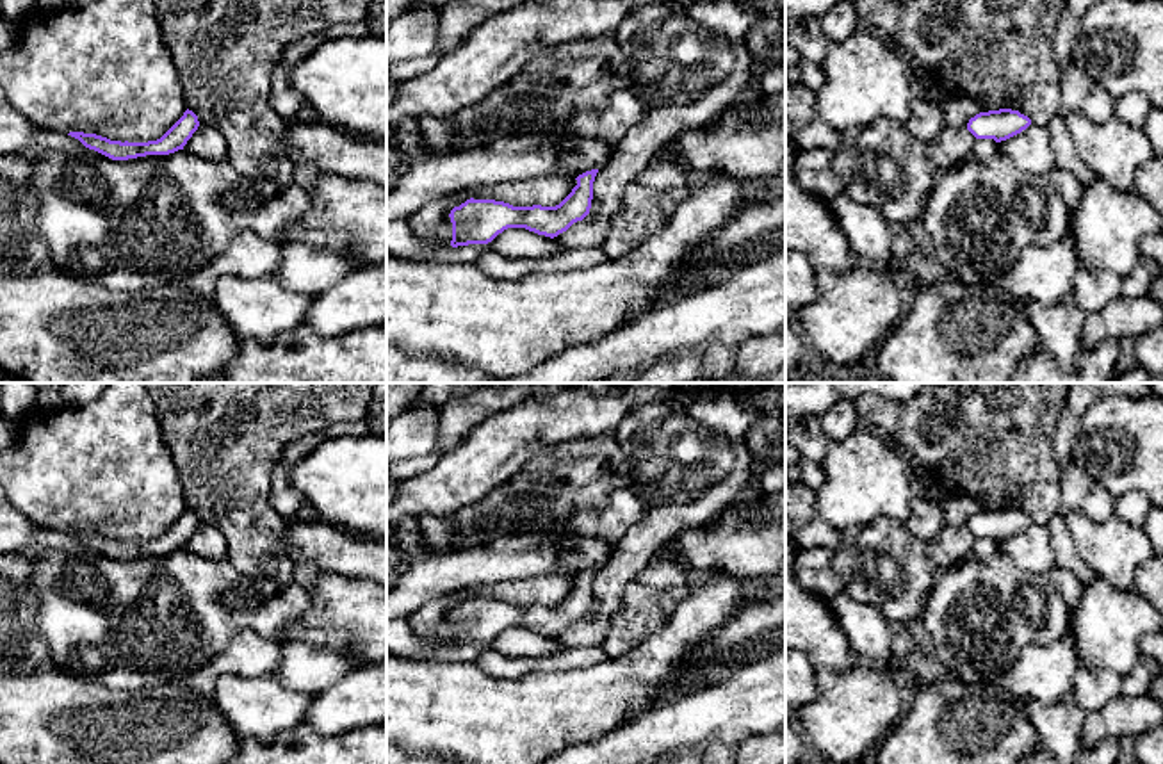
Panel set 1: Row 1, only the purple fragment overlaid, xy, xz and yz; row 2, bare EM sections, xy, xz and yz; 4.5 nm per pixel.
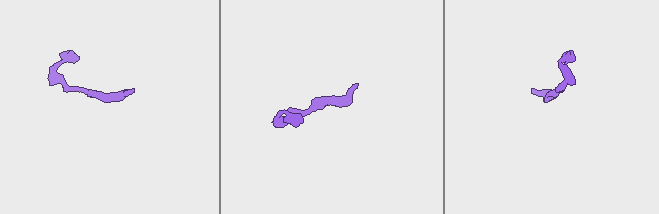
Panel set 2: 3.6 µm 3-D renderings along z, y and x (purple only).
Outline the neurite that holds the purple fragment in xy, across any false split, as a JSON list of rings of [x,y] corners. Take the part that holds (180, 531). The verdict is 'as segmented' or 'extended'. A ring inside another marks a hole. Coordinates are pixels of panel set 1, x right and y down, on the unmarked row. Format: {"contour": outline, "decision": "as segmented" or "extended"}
{"contour": [[[187,508],[183,515],[157,540],[121,541],[84,531],[69,531],[68,534],[78,538],[85,547],[94,549],[112,559],[128,559],[146,554],[169,554],[178,549],[183,549],[183,545],[198,529],[198,525],[198,515]]], "decision": "as segmented"}

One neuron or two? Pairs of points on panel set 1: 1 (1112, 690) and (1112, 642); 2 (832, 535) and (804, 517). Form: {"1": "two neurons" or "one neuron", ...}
{"1": "two neurons", "2": "one neuron"}

